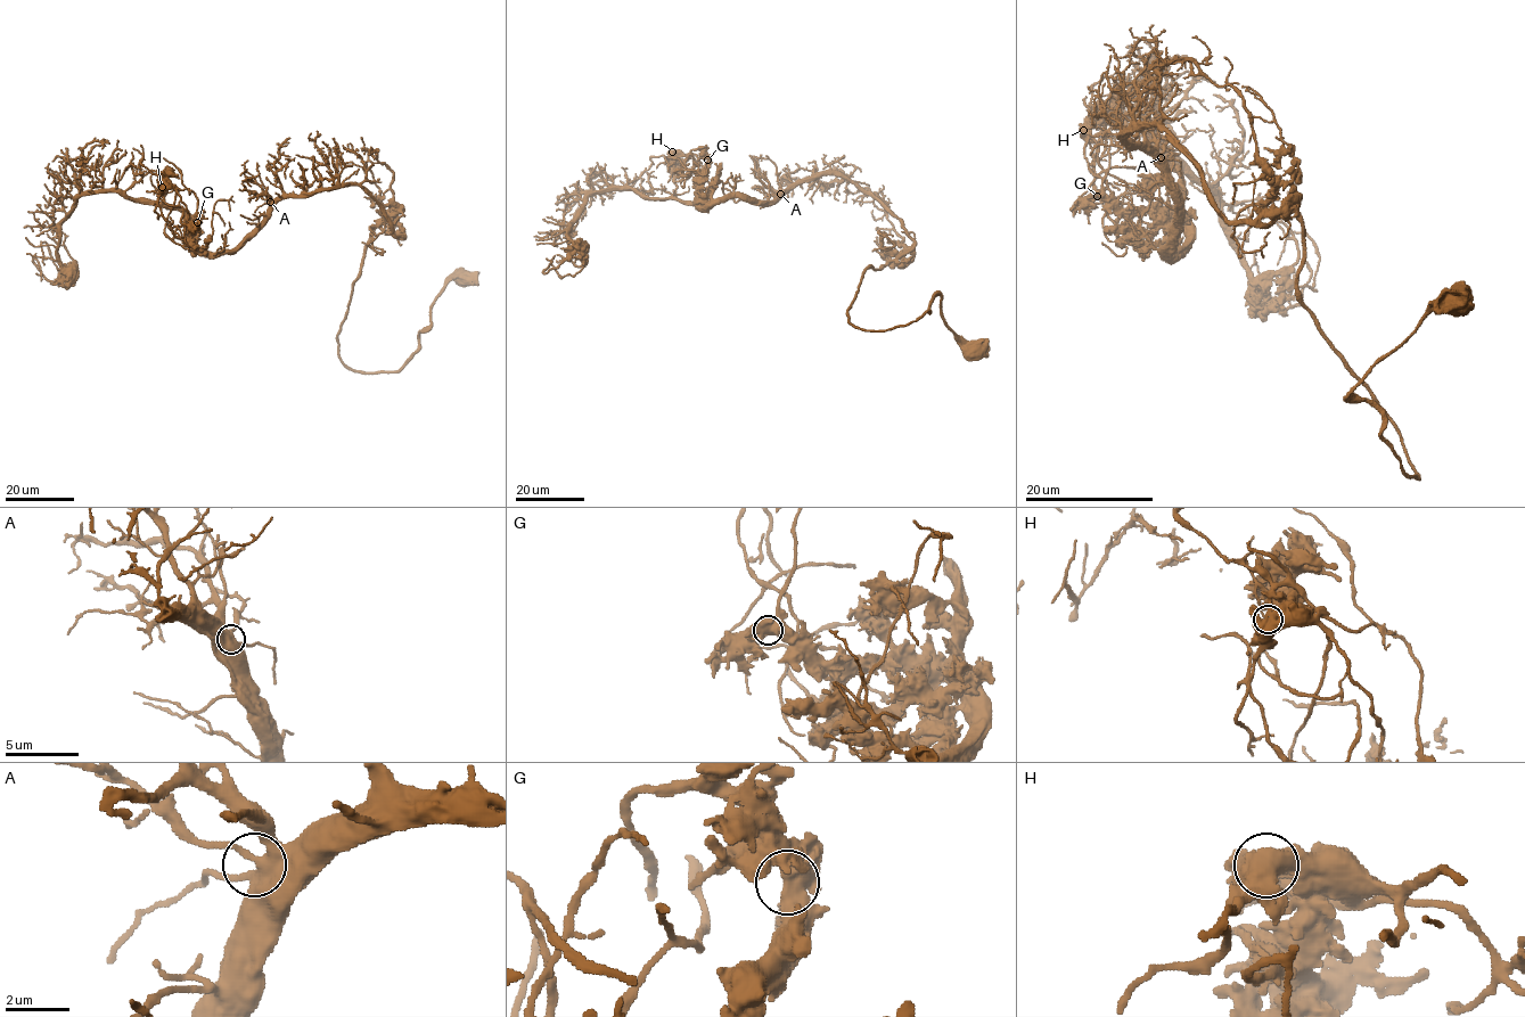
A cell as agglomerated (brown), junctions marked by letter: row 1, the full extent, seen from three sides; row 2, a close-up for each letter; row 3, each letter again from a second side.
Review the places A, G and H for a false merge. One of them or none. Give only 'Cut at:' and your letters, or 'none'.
Cut at: H

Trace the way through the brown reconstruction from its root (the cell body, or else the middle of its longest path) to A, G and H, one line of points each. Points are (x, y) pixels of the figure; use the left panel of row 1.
A: (461, 278), (398, 370), (353, 371), (337, 334), (365, 245), (377, 227), (403, 237), (358, 185), (270, 202)
G: (461, 278), (398, 370), (357, 372), (365, 245), (403, 237), (372, 198), (283, 196), (216, 253), (197, 222)
H: (461, 278), (398, 370), (353, 371), (365, 245), (403, 237), (372, 198), (283, 196), (205, 253), (162, 187)

